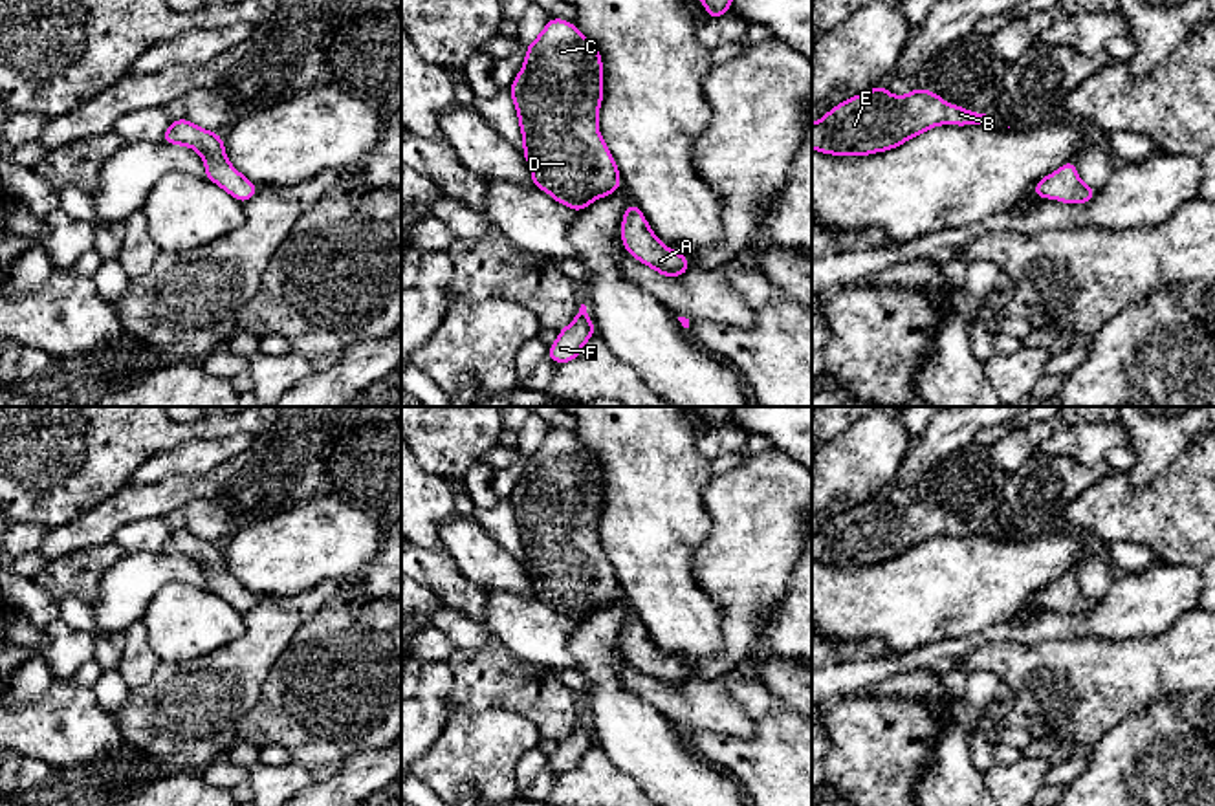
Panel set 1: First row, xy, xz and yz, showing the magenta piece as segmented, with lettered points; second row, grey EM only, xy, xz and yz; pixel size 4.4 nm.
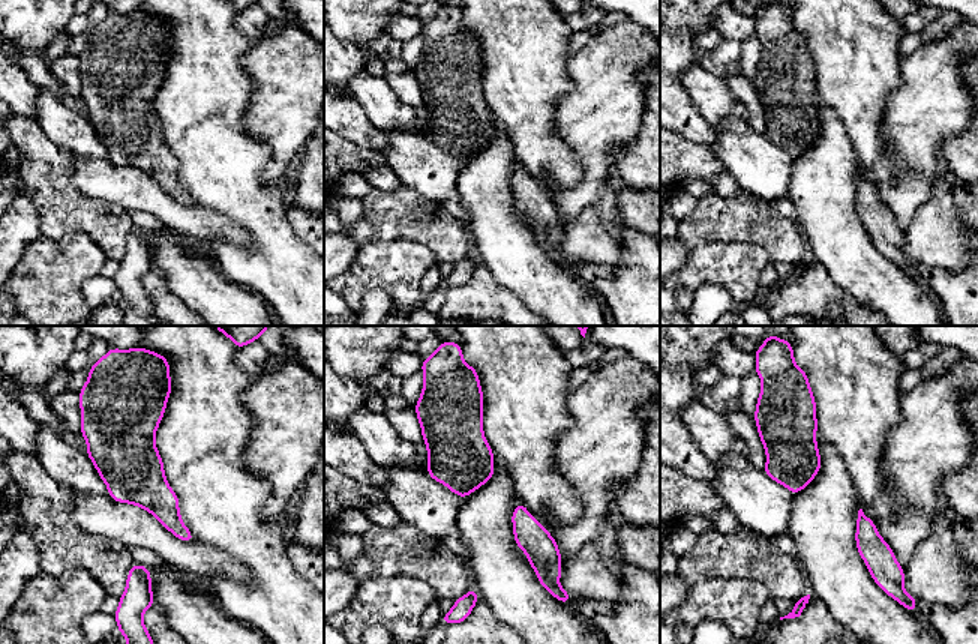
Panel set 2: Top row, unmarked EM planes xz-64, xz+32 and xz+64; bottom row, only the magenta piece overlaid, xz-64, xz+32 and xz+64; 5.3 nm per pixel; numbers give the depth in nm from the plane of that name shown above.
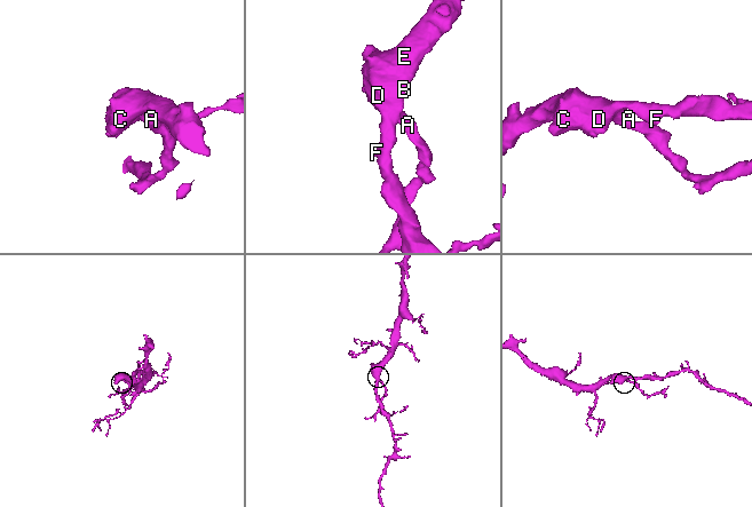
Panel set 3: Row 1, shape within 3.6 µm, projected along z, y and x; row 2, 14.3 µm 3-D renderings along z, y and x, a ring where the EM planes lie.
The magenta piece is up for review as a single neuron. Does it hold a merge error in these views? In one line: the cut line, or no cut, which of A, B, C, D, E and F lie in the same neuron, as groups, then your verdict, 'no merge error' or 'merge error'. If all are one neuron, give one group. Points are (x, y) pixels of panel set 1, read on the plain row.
cut none; groups A B C D E F; no merge error

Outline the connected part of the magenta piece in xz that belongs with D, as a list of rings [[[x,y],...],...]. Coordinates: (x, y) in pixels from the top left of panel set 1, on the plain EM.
[[[548,430],[526,458],[509,504],[537,599],[577,623],[619,599],[616,570],[597,539],[601,465],[572,432]]]

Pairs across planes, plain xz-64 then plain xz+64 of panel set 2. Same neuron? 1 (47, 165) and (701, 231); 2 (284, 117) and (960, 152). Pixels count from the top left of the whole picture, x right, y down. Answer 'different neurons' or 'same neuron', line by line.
1: same neuron
2: different neurons

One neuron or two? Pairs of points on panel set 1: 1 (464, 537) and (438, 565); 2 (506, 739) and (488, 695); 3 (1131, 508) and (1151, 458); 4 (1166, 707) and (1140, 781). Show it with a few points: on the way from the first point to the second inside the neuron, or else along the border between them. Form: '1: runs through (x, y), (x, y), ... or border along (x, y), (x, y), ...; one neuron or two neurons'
1: border along (442, 548), (477, 585); two neurons
2: border along (451, 709), (515, 709), (534, 724); two neurons
3: border along (1171, 460), (1140, 488), (1126, 475); two neurons
4: runs through (1160, 726), (1155, 762); one neuron

